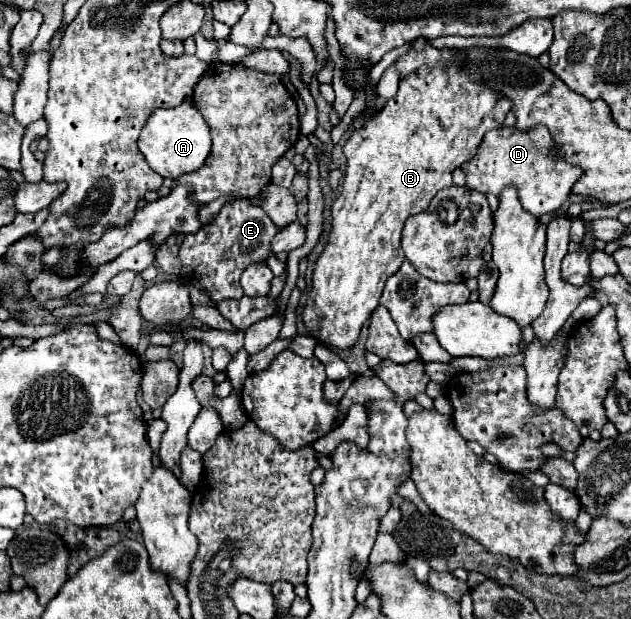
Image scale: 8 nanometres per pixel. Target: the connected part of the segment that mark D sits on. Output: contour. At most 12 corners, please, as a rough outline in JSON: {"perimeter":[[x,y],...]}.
{"perimeter":[[543,124],[491,130],[465,166],[467,186],[517,186],[533,216],[569,200],[583,170]]}

